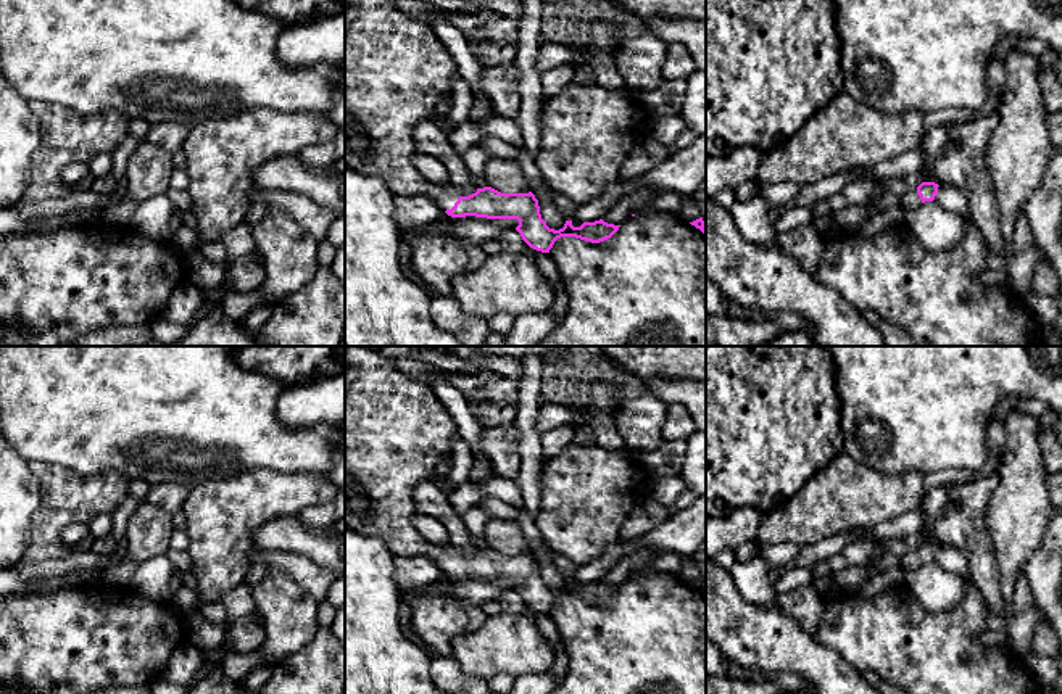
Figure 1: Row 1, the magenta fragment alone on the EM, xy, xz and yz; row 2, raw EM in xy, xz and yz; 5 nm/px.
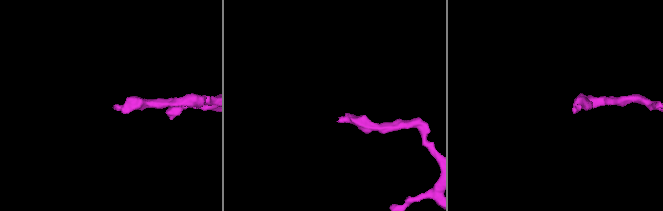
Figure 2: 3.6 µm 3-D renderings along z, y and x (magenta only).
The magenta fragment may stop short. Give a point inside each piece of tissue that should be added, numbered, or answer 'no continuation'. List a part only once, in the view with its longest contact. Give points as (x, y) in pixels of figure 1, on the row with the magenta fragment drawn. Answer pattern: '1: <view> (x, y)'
1: xz (397, 70)

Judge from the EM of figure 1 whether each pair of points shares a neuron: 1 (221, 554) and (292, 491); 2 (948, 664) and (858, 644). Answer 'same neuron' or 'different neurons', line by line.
1: same neuron
2: same neuron

